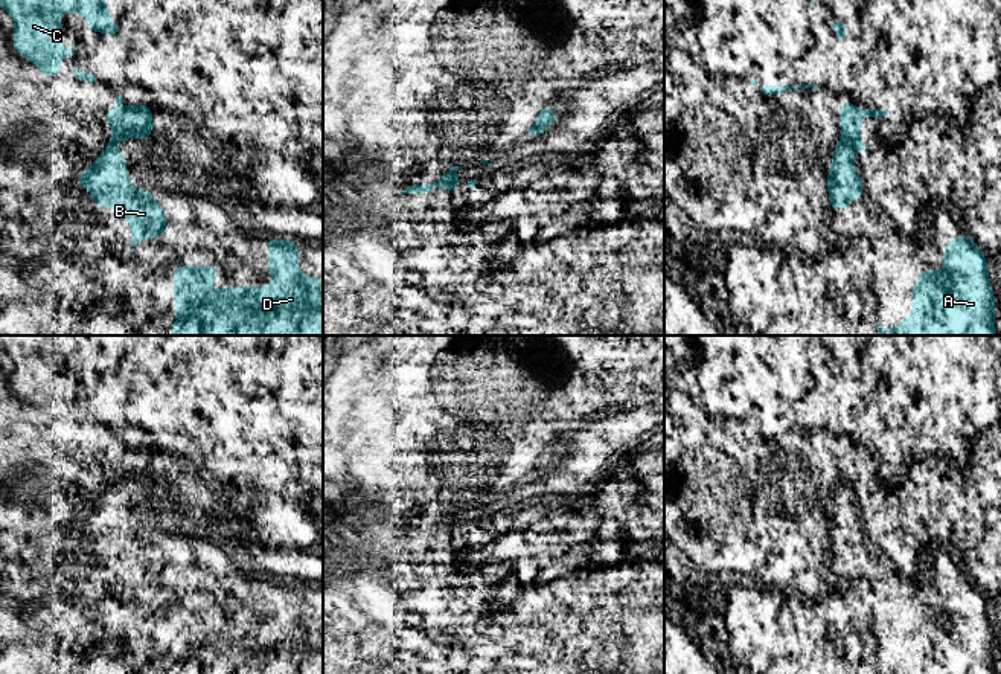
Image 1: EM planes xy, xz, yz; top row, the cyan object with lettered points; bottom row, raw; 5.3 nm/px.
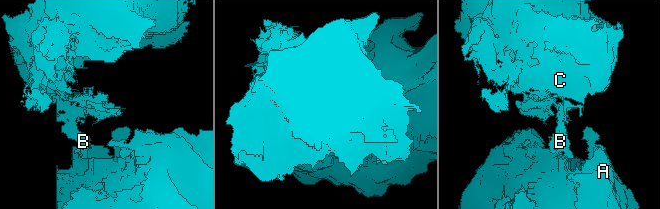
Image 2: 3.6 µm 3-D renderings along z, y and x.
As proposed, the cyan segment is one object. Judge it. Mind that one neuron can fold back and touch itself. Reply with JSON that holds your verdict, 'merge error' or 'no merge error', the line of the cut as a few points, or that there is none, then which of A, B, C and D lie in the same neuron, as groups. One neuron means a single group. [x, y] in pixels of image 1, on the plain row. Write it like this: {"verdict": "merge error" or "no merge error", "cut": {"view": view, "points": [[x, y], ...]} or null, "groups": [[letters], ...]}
{"verdict": "merge error", "cut": {"view": "yz", "points": [[835, 488], [847, 485], [855, 493]]}, "groups": [["A", "B", "D"], ["C"]]}

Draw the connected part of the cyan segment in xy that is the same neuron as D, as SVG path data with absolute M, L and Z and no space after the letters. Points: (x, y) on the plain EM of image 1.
M267 578L271 628L221 628L210 634L219 607L174 611L175 663L171 674L323 674L323 622L299 615L299 584Z

